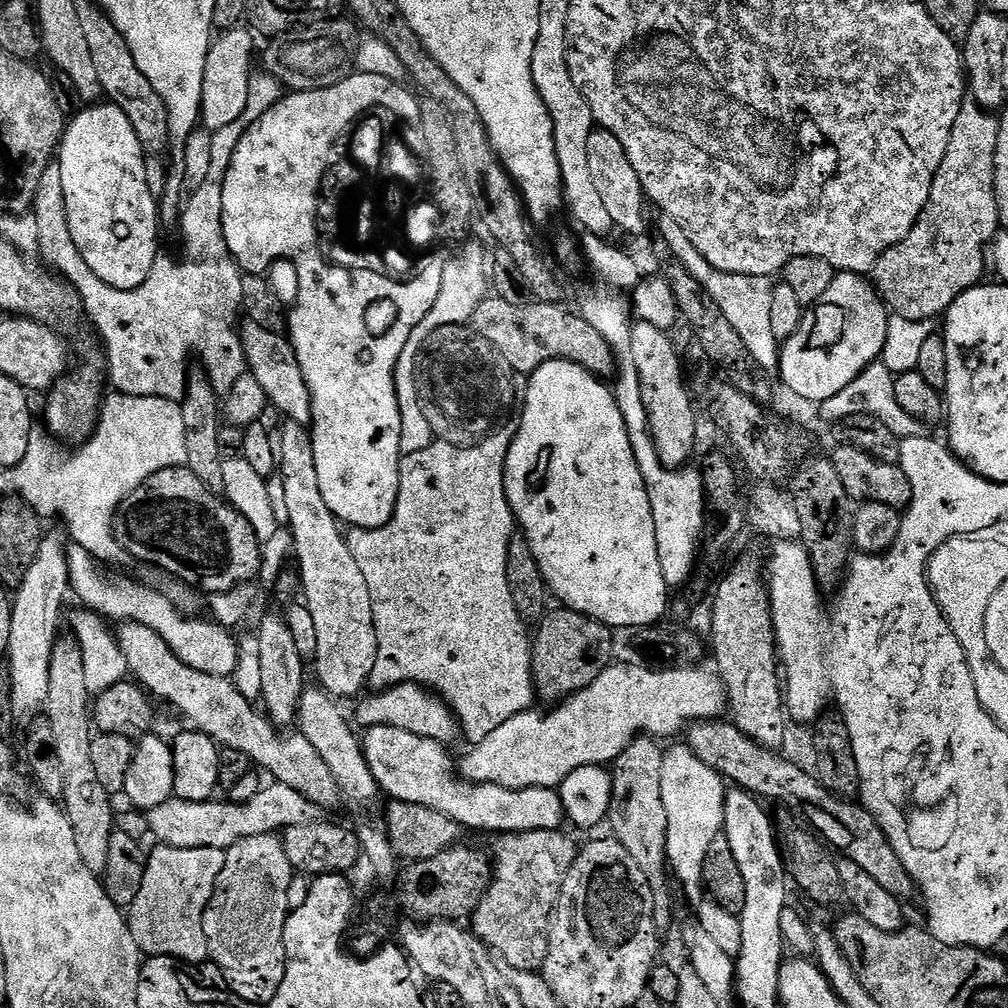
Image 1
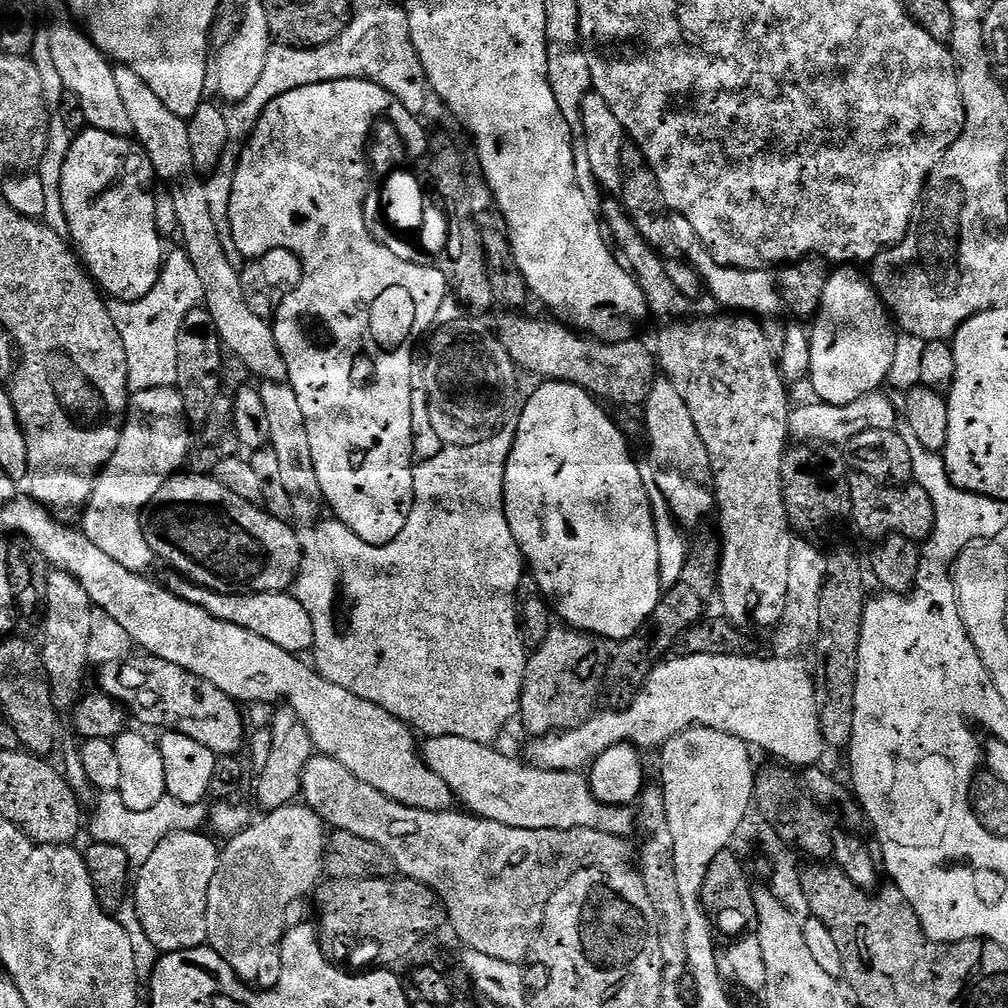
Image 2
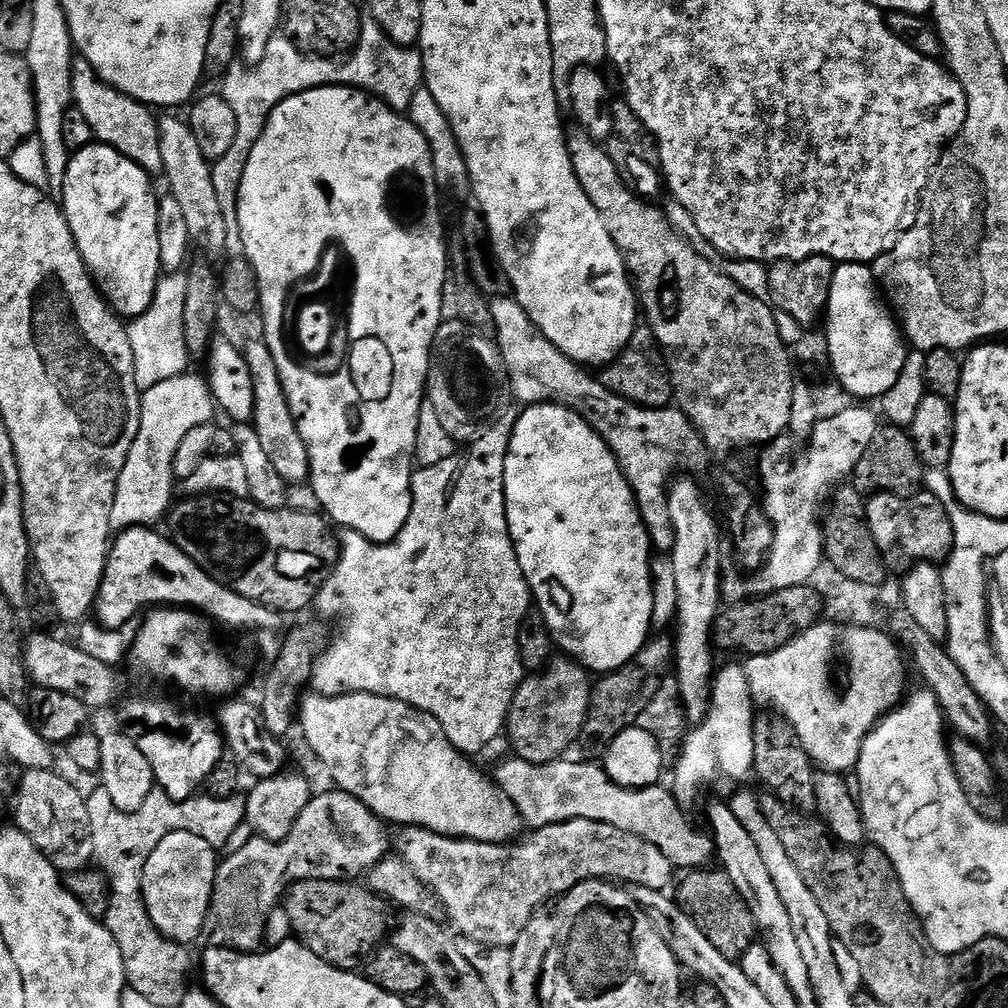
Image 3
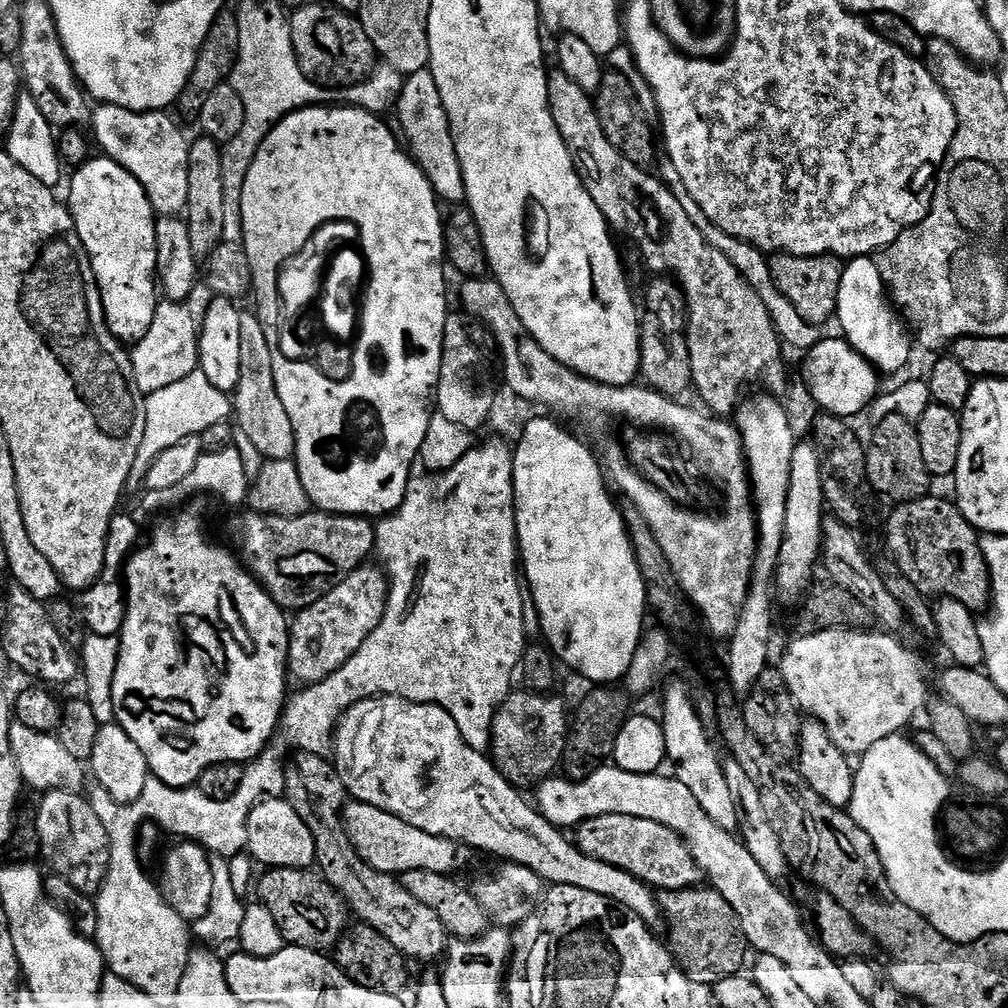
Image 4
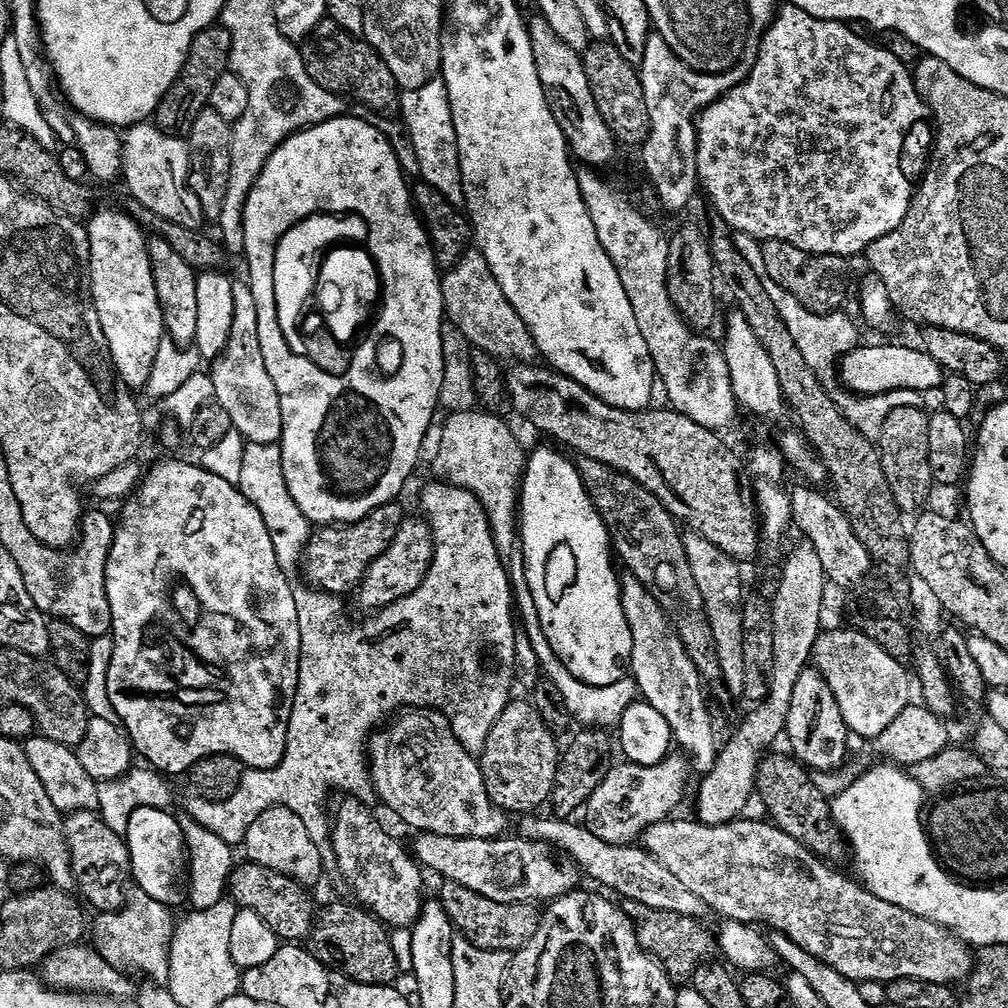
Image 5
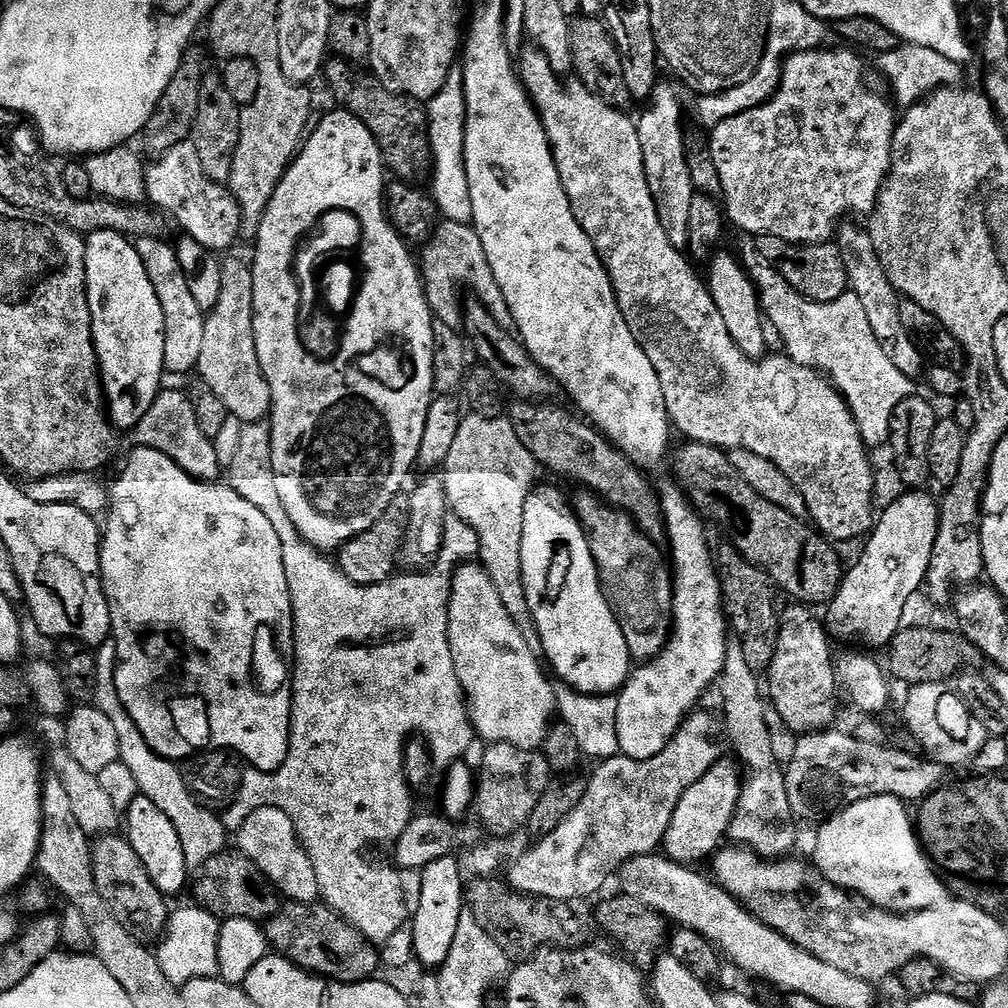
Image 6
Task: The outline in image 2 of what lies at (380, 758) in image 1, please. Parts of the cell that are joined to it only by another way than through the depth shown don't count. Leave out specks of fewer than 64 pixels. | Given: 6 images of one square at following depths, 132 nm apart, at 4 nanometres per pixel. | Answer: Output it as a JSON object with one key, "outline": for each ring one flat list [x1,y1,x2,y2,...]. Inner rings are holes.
{"outline":[[430,736,423,741,422,755,426,766,450,786,453,797,460,800,465,809,473,816,490,822,502,822,502,826,521,828,522,830,570,830,585,828,586,830,602,830,606,834,614,834,625,838,634,832,634,812,631,807,619,804,603,804,594,798,592,787,588,784,587,775,580,772,560,772,557,769,533,768,523,759,511,760,499,752,499,747,489,746,482,742,470,742,470,738,454,738,453,736]]}

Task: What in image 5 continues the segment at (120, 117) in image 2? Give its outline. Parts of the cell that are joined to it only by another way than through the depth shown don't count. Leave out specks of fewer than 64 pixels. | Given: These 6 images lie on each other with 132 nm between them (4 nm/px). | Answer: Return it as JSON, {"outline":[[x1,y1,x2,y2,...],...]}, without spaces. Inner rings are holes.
{"outline":[[145,122,133,124,123,133,124,171,123,183,128,183,132,191,131,199,135,203,146,206,156,216,174,222,178,226,195,228,205,227,206,221,202,214,202,206,198,206,198,198,188,185,188,145,179,136,168,136,155,123]]}

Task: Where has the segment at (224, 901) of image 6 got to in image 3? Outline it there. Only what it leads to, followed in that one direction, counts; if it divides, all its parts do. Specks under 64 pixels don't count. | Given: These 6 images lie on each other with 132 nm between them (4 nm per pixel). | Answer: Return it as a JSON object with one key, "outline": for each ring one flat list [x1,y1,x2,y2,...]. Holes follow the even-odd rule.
{"outline":[[299,880,288,889,282,907,289,915,292,936,335,968,359,969,390,932,389,905,360,882]]}

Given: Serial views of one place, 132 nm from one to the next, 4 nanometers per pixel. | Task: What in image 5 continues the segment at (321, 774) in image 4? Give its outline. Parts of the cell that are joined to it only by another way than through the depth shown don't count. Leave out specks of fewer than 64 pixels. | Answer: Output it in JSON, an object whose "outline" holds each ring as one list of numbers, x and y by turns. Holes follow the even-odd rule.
{"outline":[[344,798,340,809,334,812,334,819,330,824,330,839,332,841,332,854,334,864,340,867,346,883,352,887,355,903,359,907,369,911,381,924,389,929,411,929,420,916,420,910,424,906,426,893,424,893,424,876,419,863,414,859,413,853,407,847,404,848,376,821,376,816,360,801,360,798]]}

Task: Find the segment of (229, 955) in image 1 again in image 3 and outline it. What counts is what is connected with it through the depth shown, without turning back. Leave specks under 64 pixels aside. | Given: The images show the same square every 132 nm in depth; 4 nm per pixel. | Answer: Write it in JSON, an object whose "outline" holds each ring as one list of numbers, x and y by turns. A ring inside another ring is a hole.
{"outline":[[331,790,313,795,308,805,298,814,298,822,290,834,281,840,251,838,237,852,219,861,212,895,211,915,220,923,229,945,238,952,255,952,265,943,268,916,283,901,287,891,299,880,355,881,363,877,367,869,373,868,390,852,390,832,385,821,374,815,364,803,348,792]]}

